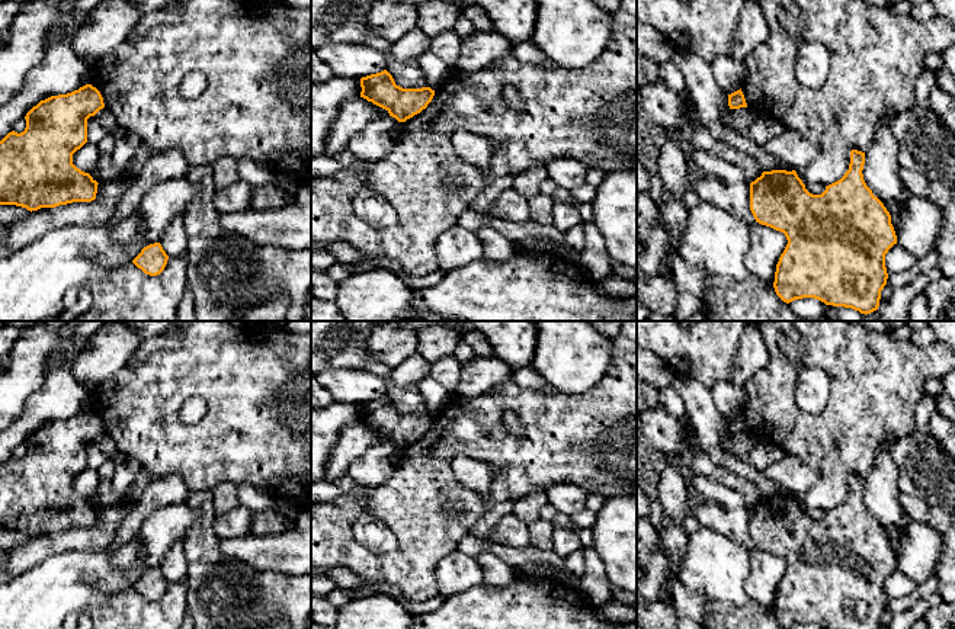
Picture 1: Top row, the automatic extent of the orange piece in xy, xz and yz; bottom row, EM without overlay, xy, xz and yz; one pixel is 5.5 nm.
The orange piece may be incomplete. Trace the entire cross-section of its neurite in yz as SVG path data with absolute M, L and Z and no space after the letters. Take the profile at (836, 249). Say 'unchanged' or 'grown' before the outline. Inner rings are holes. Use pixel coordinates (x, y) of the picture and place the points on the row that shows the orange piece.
unchanged; M852 150L849 170L840 180L826 186L821 195L810 193L795 170L763 171L750 183L750 211L756 222L783 232L788 240L773 282L775 292L783 302L814 298L826 305L852 308L865 315L878 309L881 291L888 279L885 254L897 244L897 235L890 212L863 180L863 164L865 153Z

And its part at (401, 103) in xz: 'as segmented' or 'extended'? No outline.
as segmented

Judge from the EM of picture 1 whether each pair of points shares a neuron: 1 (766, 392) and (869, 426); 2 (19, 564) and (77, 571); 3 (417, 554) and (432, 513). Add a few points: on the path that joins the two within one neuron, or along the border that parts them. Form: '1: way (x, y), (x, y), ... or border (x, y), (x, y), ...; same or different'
1: way (792, 419), (800, 426), (843, 426); same
2: border (69, 552), (51, 554), (15, 577); different
3: way (422, 544), (425, 523); same

